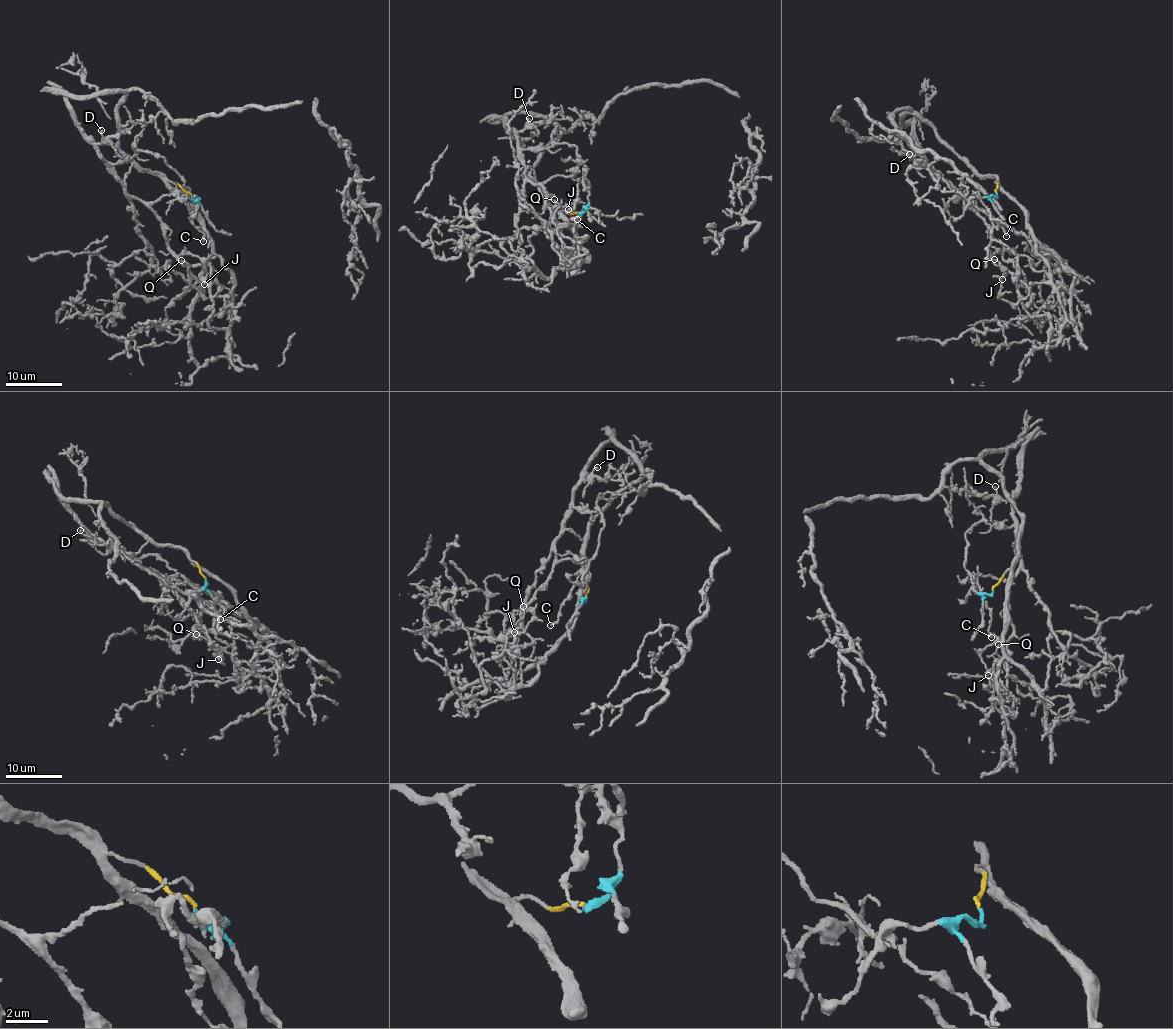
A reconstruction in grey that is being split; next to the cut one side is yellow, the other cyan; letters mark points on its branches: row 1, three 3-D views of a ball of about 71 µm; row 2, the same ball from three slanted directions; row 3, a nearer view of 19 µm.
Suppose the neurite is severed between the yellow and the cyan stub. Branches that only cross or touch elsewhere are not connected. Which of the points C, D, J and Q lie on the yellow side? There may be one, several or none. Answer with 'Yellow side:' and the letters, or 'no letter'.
Yellow side: D, J, Q

